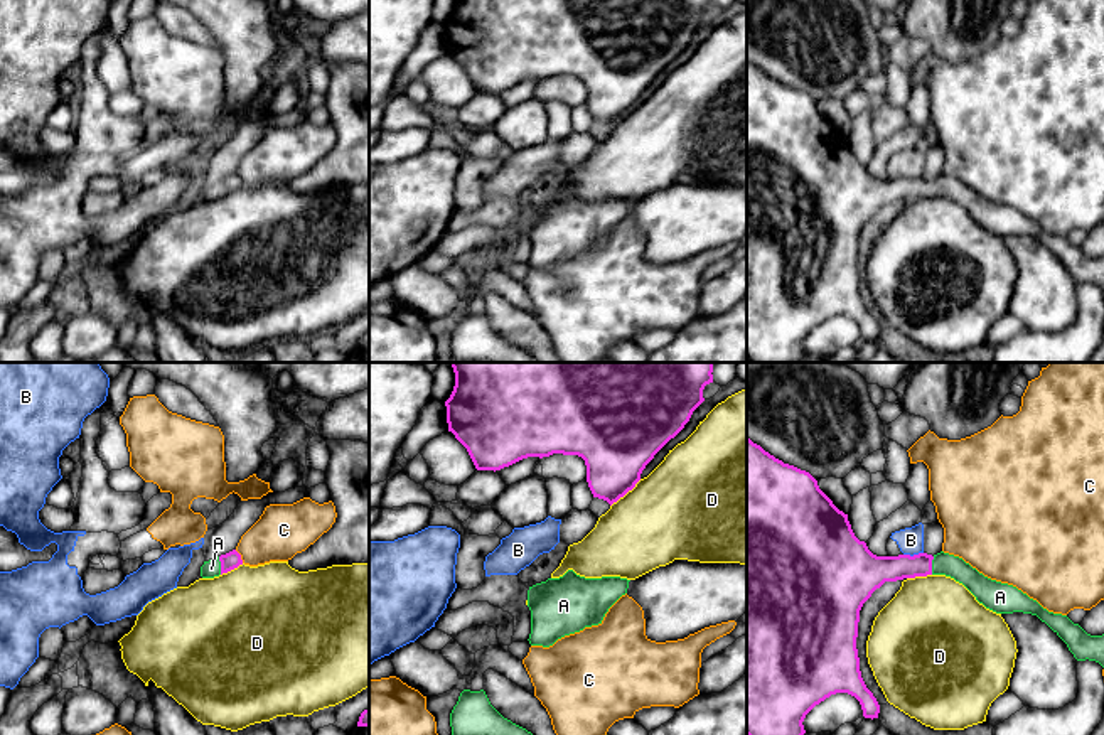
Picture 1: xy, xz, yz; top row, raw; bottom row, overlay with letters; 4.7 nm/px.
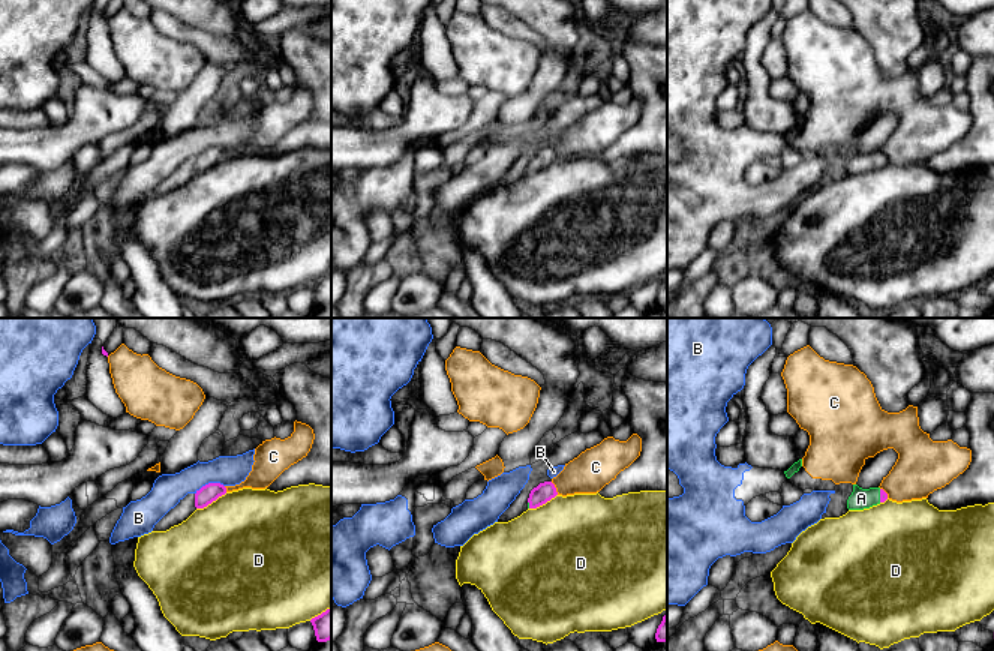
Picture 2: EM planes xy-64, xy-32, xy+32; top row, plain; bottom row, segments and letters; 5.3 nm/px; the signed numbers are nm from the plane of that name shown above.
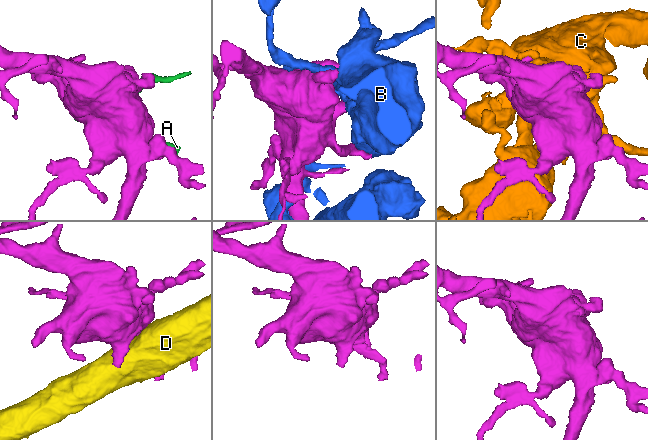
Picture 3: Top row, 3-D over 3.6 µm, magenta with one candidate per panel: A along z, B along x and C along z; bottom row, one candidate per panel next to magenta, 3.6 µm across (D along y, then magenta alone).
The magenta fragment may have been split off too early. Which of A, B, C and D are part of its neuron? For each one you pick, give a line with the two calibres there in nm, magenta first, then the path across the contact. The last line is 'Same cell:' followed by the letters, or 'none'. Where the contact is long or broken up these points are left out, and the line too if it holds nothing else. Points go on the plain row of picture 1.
A: Thickness 90 nm (magenta) against 90 nm. Path across: xy (231, 182), (221, 187), (211, 191)
Same cell: A

